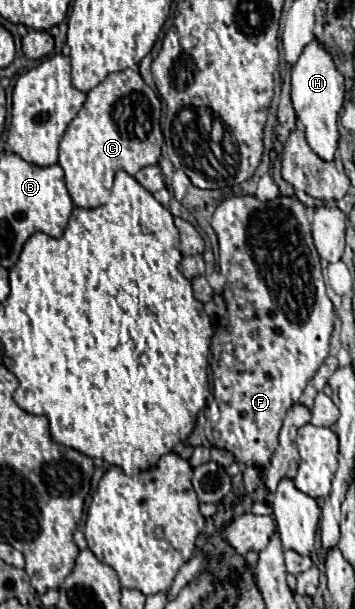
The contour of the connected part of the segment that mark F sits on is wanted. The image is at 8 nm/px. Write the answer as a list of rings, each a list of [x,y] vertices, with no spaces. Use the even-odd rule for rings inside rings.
[[[241,195],[241,197],[229,197],[225,201],[219,203],[219,207],[213,213],[213,221],[211,221],[217,239],[219,239],[219,273],[227,279],[225,287],[223,287],[223,297],[225,297],[225,305],[227,315],[219,320],[219,327],[215,329],[213,337],[211,337],[211,360],[210,366],[213,372],[213,395],[214,402],[205,408],[205,416],[209,421],[219,421],[225,419],[229,423],[229,433],[215,433],[213,445],[219,449],[227,449],[235,455],[235,459],[247,467],[257,467],[257,469],[265,469],[271,463],[271,455],[275,451],[277,443],[277,435],[283,423],[283,417],[287,413],[287,409],[299,399],[299,395],[305,391],[307,383],[311,381],[311,377],[317,373],[317,369],[321,367],[321,363],[327,359],[329,355],[329,337],[333,333],[333,323],[335,323],[335,311],[333,311],[333,303],[325,293],[325,281],[321,275],[321,259],[319,253],[313,245],[311,239],[311,225],[307,219],[307,207],[297,199],[297,197],[285,197],[279,195],[271,201],[259,201],[257,197],[251,195]]]

